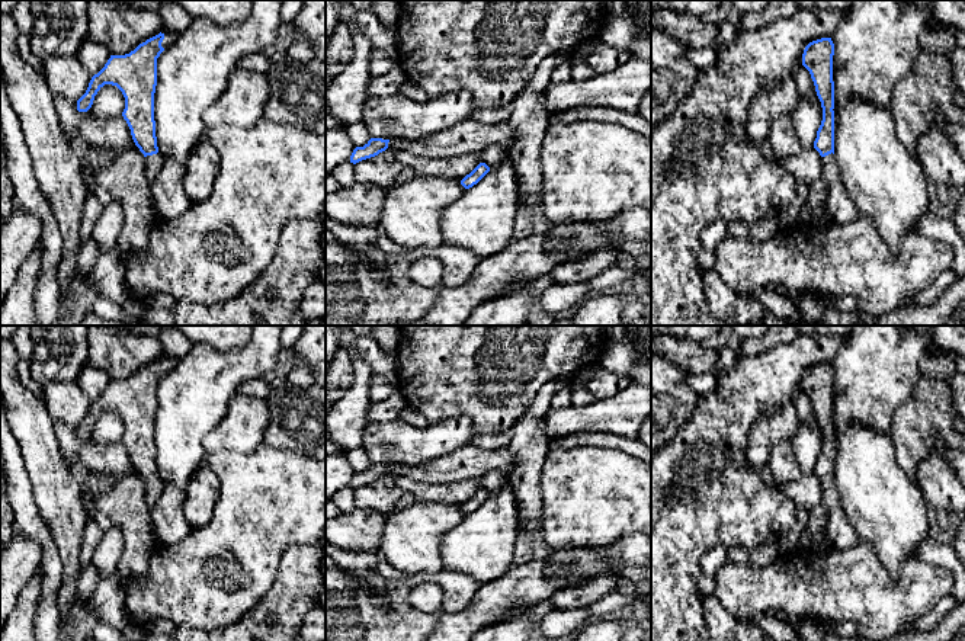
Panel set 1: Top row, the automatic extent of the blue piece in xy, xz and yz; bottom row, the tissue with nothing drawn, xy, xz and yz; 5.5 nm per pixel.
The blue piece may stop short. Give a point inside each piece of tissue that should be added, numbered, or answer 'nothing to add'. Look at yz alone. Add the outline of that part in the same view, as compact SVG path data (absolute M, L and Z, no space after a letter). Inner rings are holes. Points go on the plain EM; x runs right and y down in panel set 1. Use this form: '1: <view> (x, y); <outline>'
1: yz (840, 532); M834 480L823 483L823 504L828 509L828 538L834 548L852 548L859 542L859 536L850 525Z

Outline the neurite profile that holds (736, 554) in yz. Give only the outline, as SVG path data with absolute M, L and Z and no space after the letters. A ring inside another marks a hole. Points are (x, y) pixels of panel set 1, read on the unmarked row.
M732 547L727 551L727 561L737 563L737 564L746 564L748 563L750 552L746 551L741 547Z

